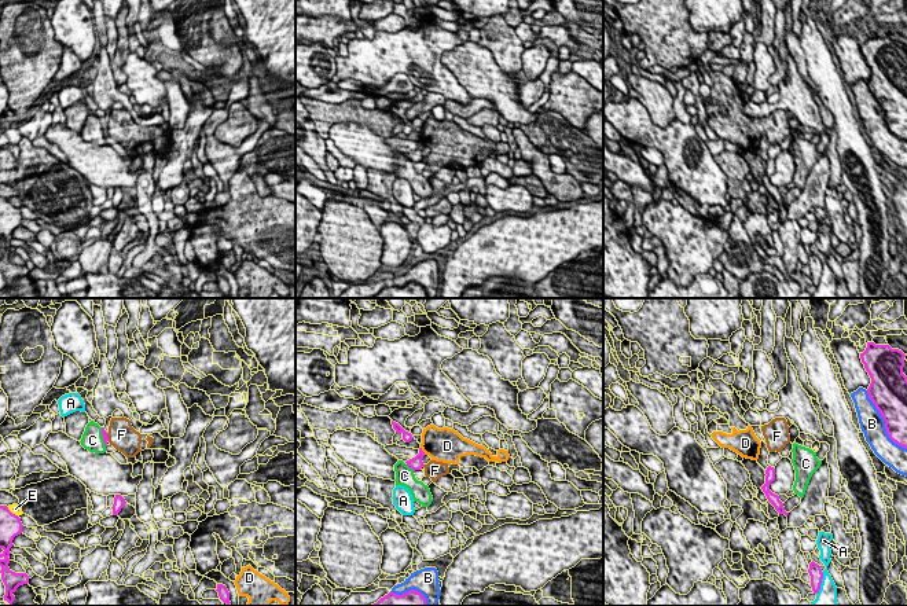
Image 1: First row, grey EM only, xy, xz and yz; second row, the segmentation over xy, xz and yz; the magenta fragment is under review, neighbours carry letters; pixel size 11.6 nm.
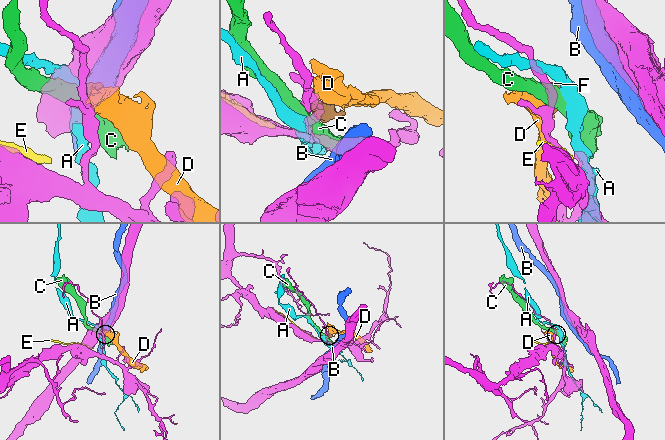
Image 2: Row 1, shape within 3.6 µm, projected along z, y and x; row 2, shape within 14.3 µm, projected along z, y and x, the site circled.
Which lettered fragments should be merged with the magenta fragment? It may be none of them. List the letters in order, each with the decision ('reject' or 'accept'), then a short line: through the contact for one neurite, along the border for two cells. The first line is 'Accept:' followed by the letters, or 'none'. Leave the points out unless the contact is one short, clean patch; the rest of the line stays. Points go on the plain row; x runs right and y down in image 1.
Accept: none
A: reject
B: reject
C: reject
D: reject
E: reject
F: reject | xy (106, 125), (109, 132)

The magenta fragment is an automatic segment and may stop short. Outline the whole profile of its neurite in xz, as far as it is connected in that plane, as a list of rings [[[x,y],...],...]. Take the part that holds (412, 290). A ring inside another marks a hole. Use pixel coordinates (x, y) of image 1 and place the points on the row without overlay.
[[[411,282],[403,287],[397,287],[390,283],[371,298],[427,298],[427,295],[421,284]]]

